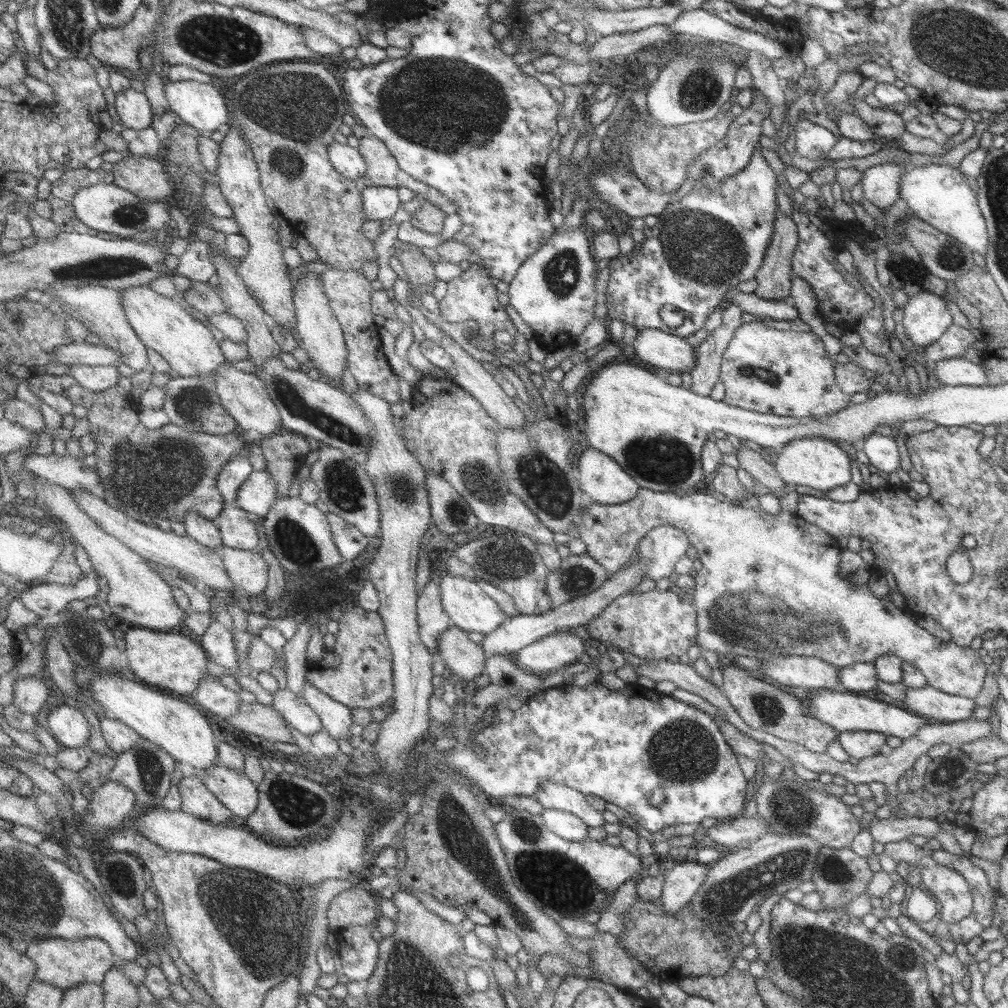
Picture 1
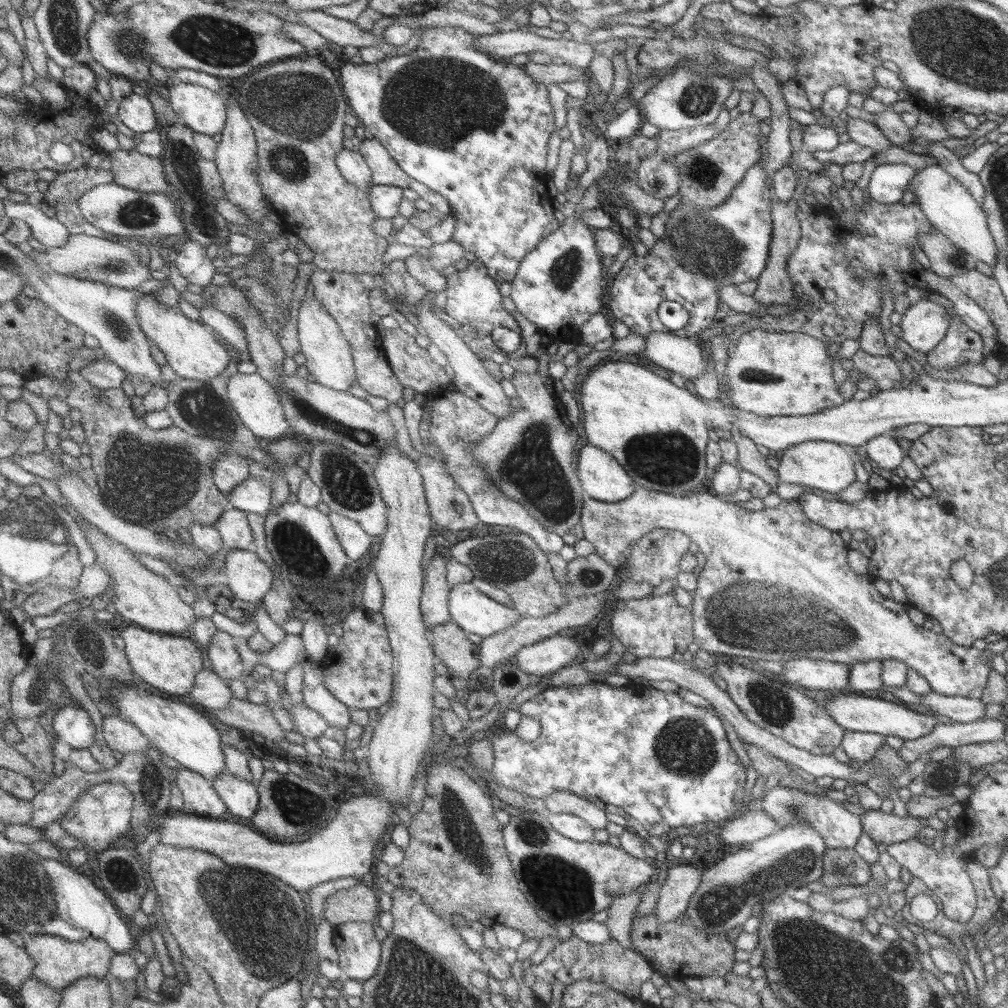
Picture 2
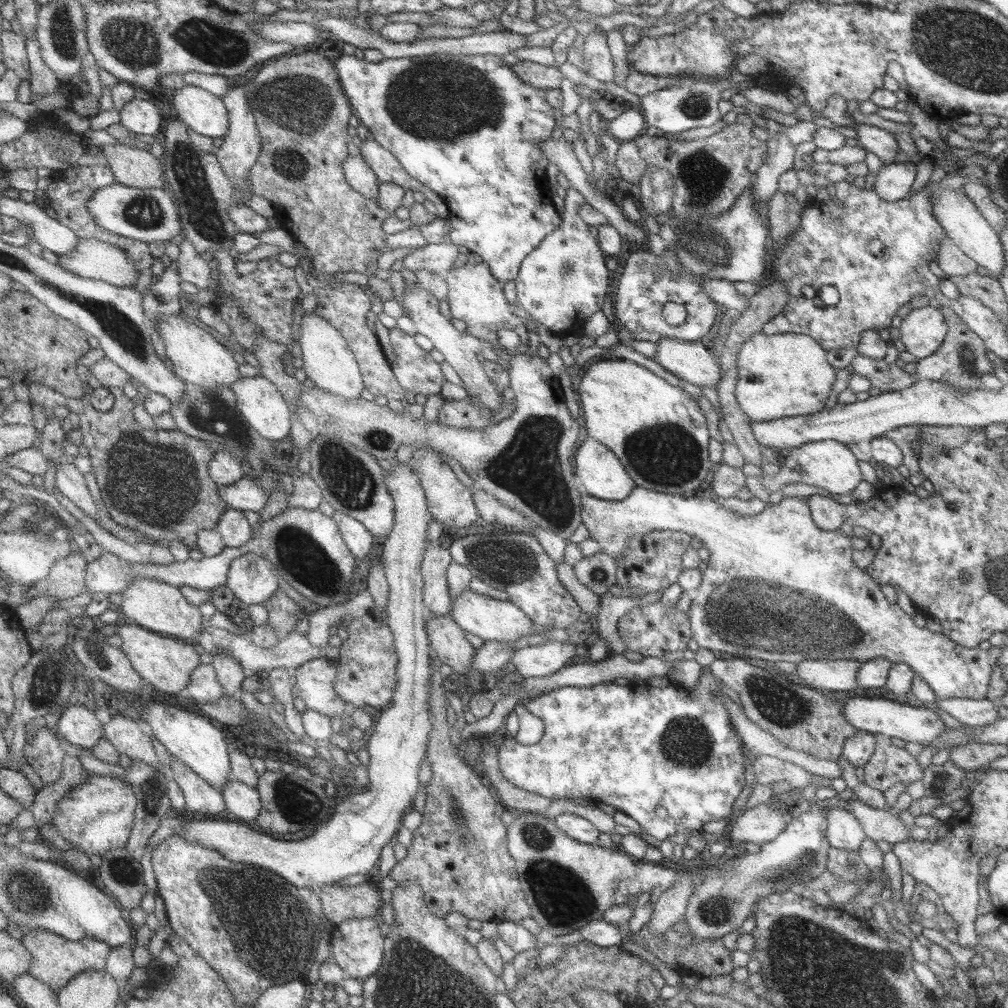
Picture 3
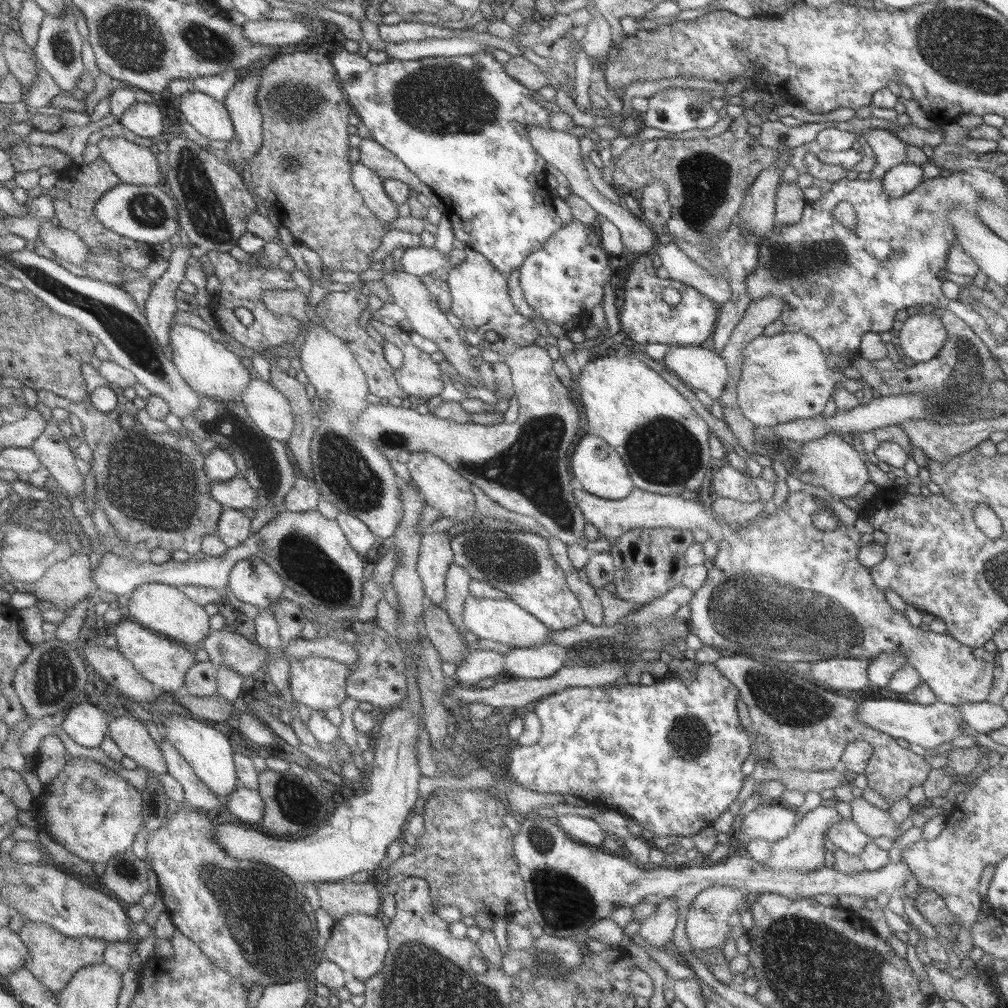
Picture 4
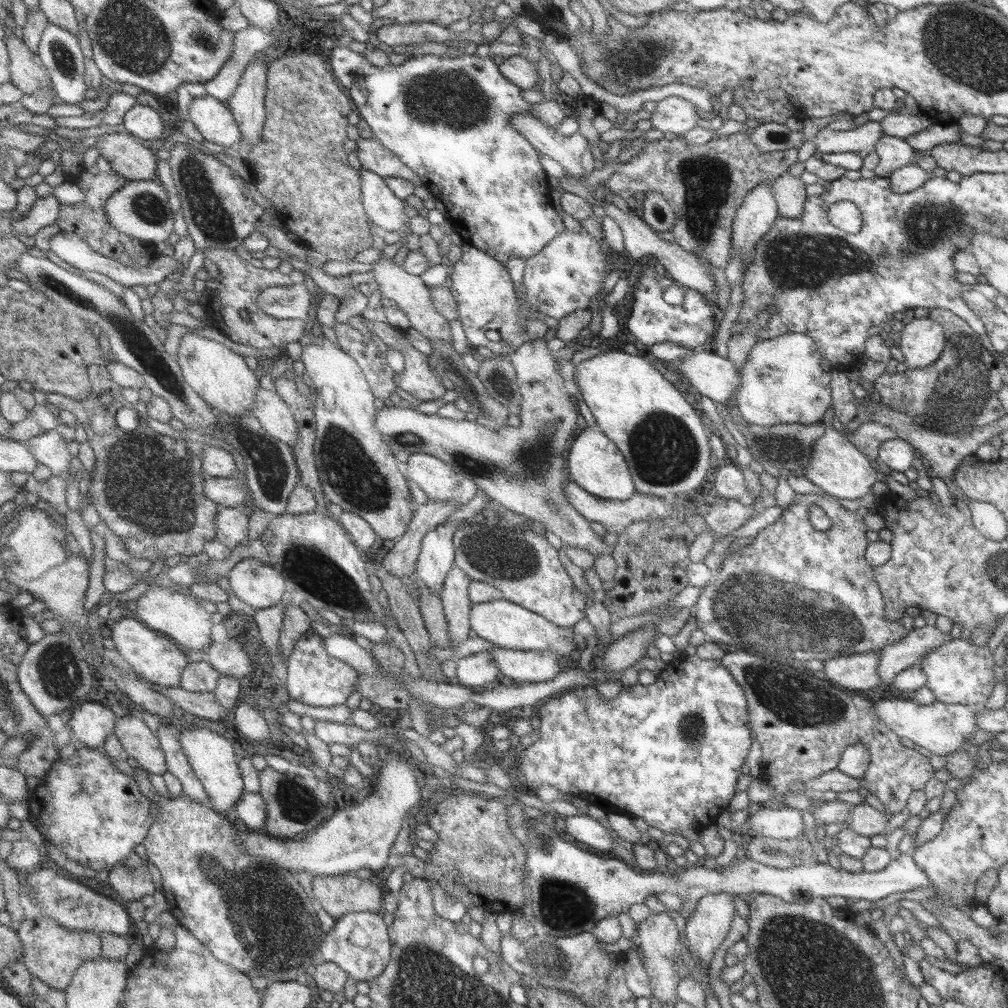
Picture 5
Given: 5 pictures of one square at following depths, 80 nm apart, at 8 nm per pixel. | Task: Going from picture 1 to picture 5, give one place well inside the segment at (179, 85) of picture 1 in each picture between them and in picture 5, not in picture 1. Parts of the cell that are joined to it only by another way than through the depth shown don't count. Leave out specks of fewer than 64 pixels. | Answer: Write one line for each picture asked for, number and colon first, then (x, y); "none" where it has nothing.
2: (203, 110)
3: (205, 113)
4: (210, 116)
5: (214, 118)

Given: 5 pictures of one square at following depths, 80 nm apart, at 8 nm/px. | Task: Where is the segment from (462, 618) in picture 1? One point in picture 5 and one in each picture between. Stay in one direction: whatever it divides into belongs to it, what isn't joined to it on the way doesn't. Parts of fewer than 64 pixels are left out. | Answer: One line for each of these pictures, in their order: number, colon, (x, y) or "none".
2: (475, 612)
3: (490, 619)
4: (503, 621)
5: (507, 625)

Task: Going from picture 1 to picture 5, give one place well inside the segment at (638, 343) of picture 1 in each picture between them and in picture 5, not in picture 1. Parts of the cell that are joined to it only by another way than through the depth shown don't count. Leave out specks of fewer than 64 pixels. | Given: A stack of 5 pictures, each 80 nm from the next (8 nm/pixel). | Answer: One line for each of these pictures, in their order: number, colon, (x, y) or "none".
2: (672, 353)
3: (691, 362)
4: (698, 368)
5: (708, 375)

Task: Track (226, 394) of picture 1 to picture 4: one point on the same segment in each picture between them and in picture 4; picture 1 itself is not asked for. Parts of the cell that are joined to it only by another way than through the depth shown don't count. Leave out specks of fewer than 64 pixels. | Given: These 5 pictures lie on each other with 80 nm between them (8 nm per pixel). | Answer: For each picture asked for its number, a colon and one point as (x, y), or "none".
2: (255, 400)
3: (262, 404)
4: (271, 411)

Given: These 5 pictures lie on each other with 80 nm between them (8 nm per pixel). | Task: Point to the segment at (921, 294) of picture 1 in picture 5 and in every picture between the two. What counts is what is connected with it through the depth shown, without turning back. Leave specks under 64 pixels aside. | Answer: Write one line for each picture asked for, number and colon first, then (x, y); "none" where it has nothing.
2: (924, 323)
3: (921, 331)
4: (921, 336)
5: (922, 340)

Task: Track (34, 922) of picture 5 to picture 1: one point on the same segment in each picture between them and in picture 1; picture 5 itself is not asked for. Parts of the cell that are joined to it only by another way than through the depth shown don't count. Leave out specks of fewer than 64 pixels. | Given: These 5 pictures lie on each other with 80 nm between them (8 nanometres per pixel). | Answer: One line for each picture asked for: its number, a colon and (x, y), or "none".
1: (65, 963)
2: (59, 962)
3: (56, 960)
4: (55, 959)

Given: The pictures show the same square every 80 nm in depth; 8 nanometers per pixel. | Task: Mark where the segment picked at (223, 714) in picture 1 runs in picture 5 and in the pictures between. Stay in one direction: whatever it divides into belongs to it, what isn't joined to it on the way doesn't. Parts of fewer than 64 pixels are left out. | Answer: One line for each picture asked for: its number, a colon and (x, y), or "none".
2: (211, 691)
3: (204, 686)
4: (201, 680)
5: (202, 676)

